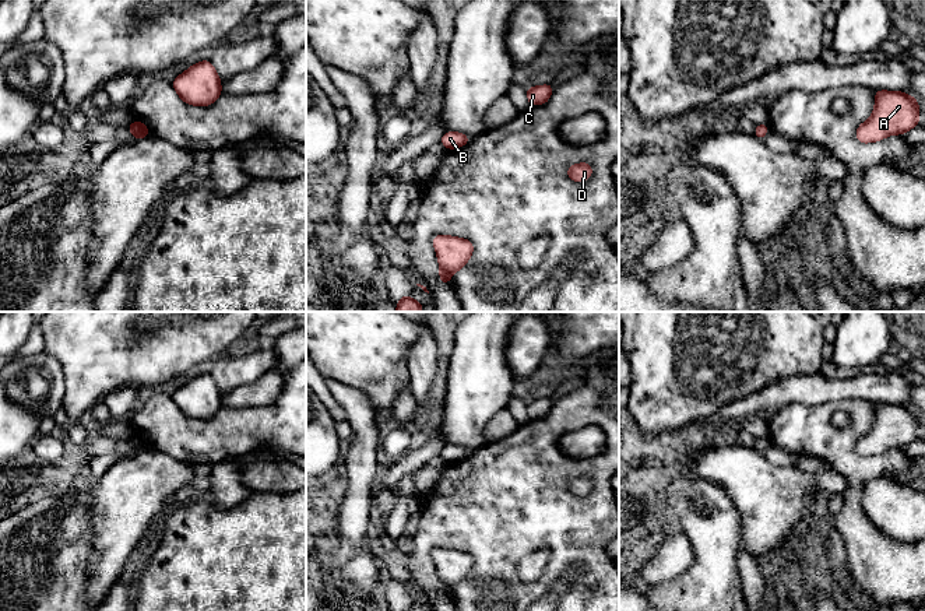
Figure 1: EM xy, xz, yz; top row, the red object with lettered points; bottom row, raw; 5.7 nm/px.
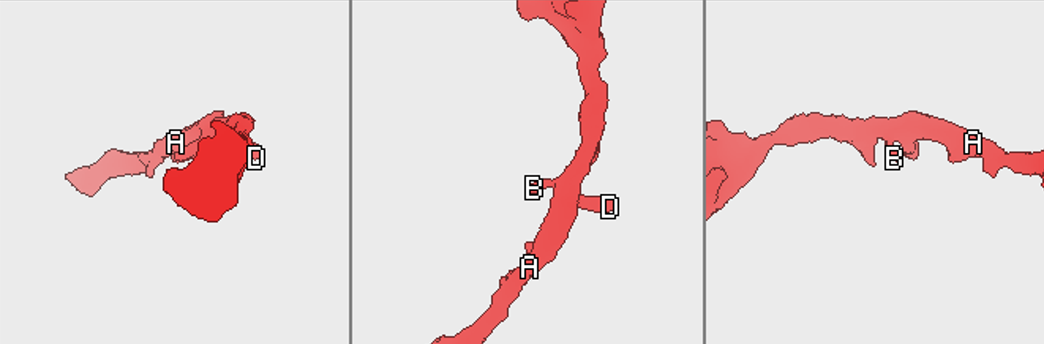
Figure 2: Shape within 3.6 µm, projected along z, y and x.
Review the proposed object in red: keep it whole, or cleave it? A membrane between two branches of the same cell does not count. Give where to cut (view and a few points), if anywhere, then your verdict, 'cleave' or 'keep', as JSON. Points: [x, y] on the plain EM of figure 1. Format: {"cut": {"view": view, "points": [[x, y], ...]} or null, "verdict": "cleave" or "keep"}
{"cut": null, "verdict": "keep"}

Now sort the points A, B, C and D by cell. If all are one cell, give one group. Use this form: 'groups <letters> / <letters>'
groups A B C D

